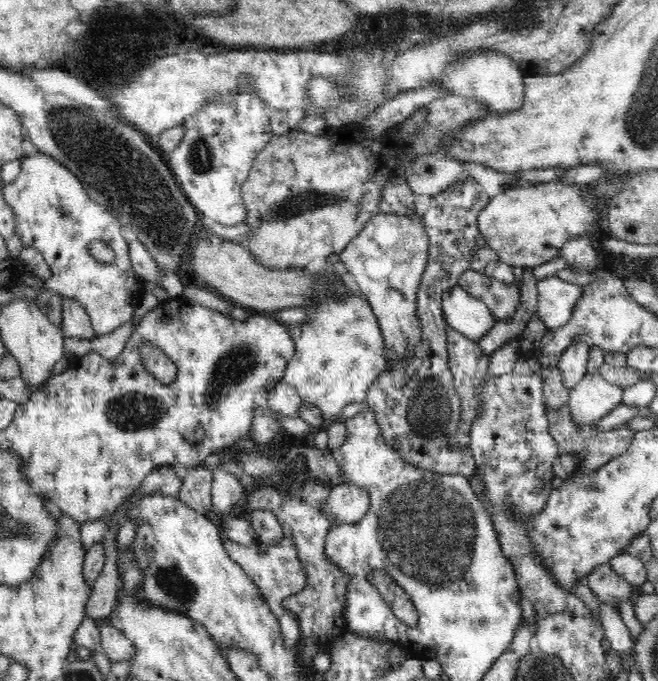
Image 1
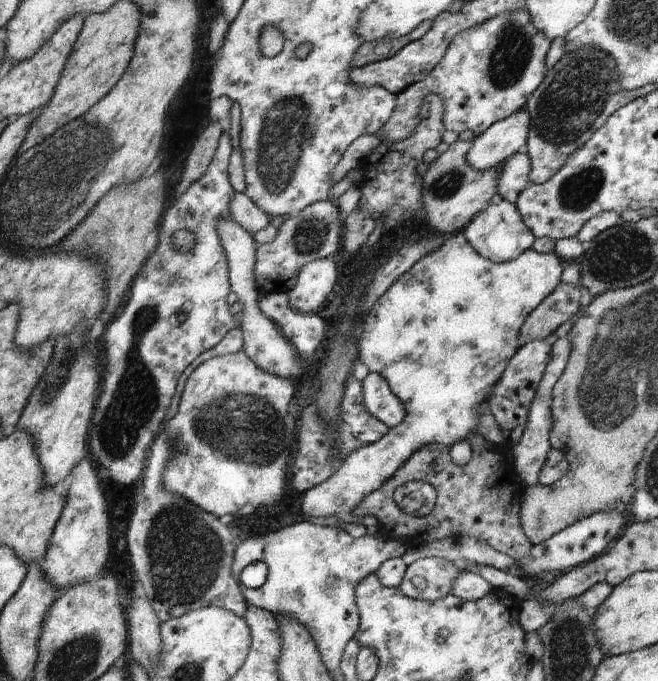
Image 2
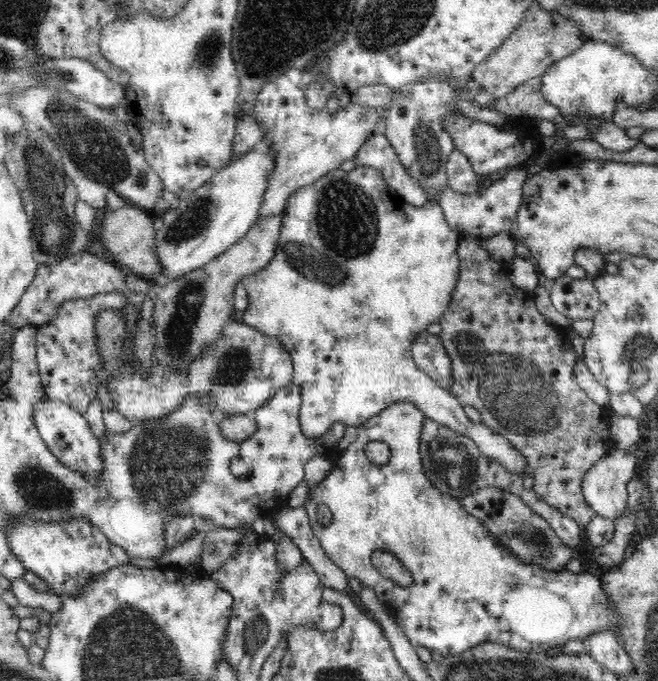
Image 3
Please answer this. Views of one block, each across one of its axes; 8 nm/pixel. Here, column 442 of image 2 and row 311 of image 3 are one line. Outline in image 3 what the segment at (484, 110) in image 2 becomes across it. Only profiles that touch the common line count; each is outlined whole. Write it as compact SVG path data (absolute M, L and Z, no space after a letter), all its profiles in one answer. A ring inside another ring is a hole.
M120 292L98 294L92 298L68 300L57 308L56 316L36 326L36 350L39 375L50 400L68 403L82 415L98 396L98 386L107 386L108 371L96 345L96 316L104 310L124 310L127 297Z

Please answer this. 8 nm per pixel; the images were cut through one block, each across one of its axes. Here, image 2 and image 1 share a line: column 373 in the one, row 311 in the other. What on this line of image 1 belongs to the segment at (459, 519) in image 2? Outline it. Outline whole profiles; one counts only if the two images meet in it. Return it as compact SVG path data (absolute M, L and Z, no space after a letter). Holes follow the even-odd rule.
M466 271L460 274L457 286L482 300L490 308L496 322L513 319L521 304L520 288L516 282L504 283L476 271Z

